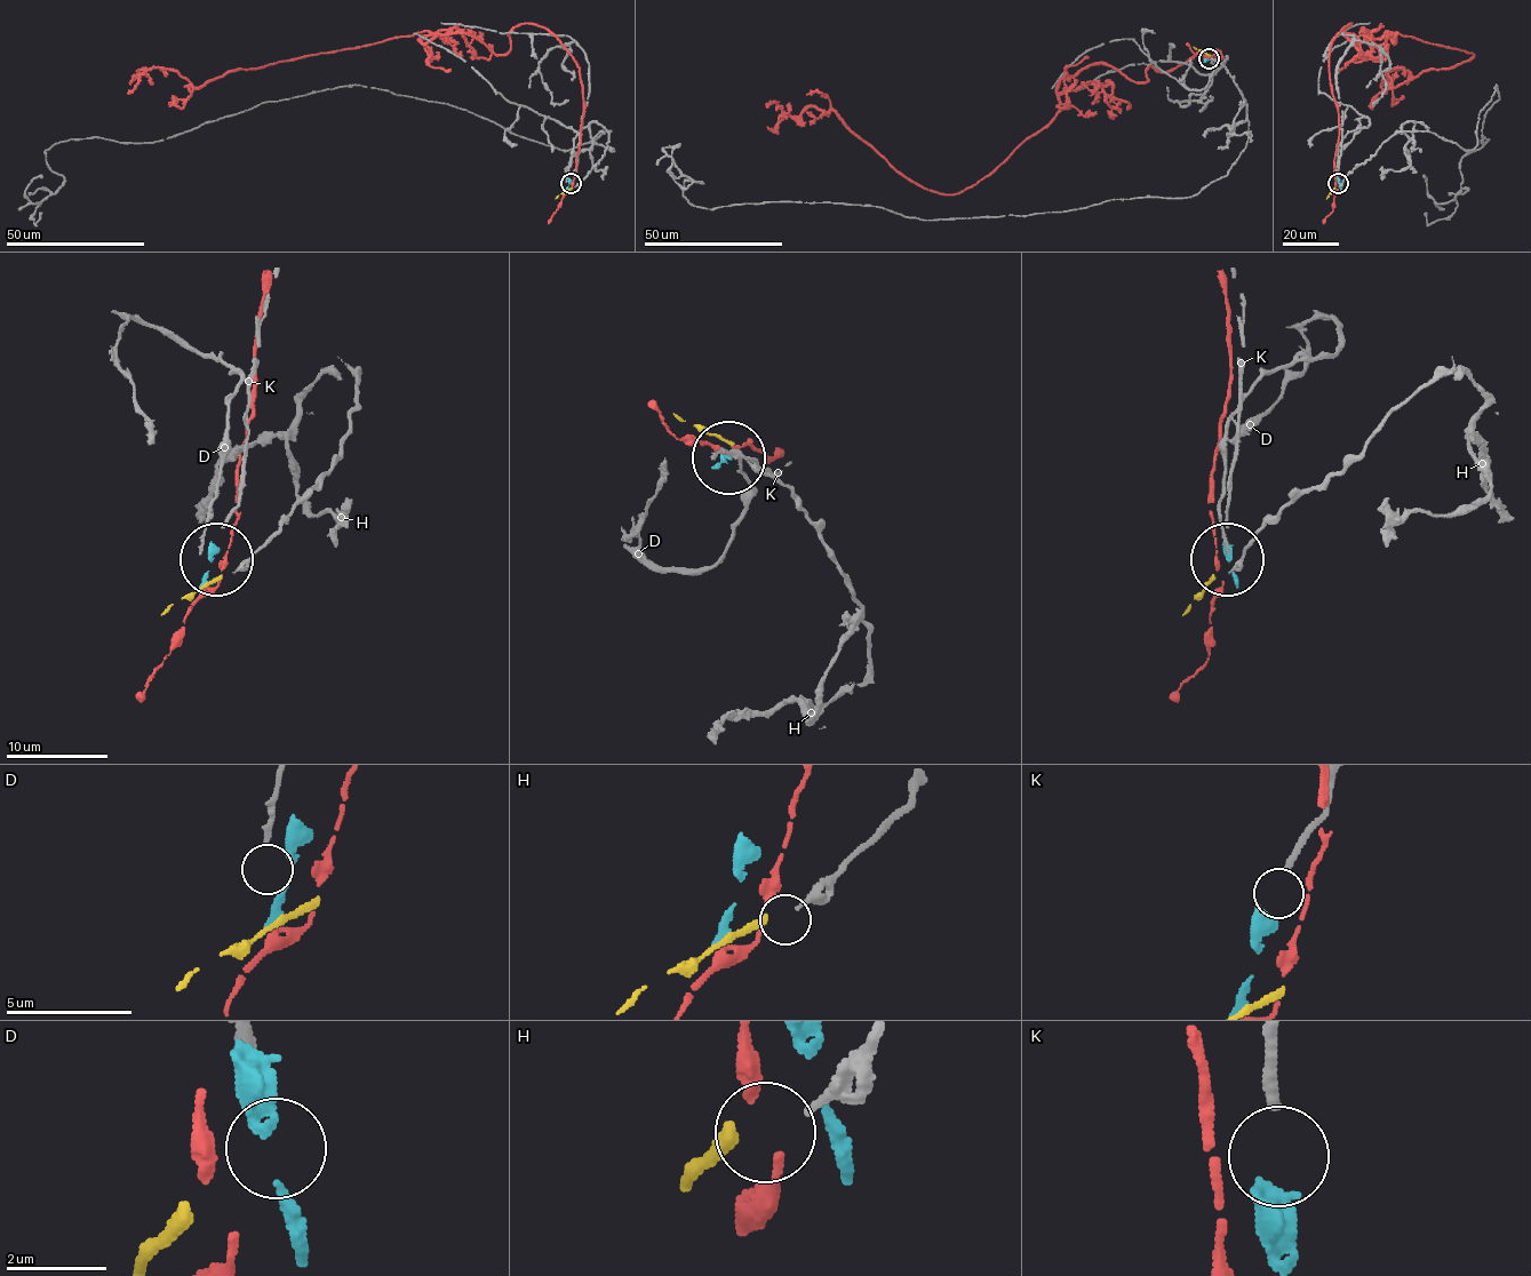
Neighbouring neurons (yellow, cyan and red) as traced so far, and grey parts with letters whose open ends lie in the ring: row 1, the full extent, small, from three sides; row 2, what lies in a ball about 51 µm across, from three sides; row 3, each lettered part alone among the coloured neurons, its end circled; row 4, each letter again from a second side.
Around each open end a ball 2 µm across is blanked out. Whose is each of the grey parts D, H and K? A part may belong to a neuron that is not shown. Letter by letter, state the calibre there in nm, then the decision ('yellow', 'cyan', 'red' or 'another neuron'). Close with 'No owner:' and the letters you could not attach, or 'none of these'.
D: 240 nm | another neuron
H: 170 nm | another neuron
K: 240 nm | cyan
No owner: D, H

